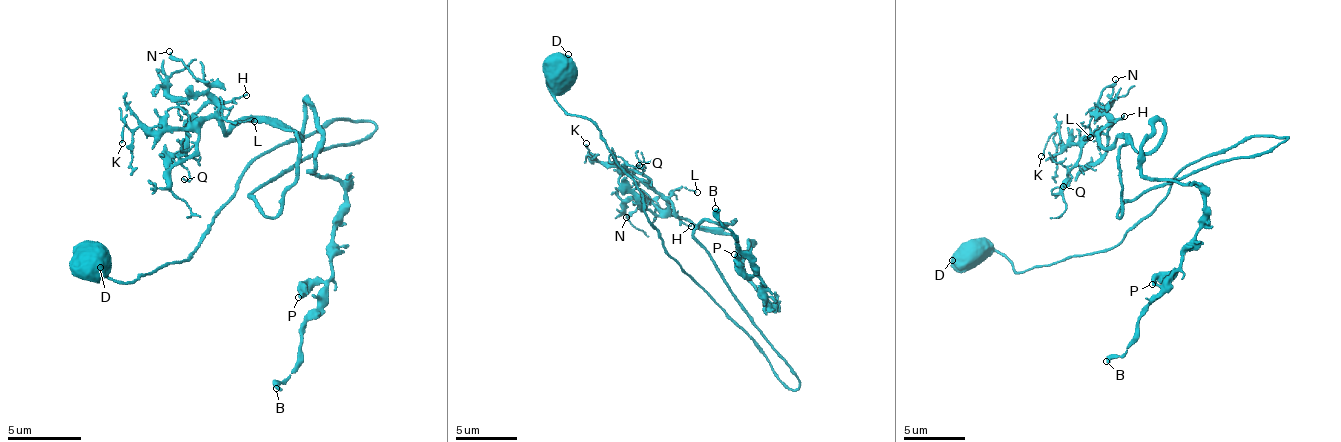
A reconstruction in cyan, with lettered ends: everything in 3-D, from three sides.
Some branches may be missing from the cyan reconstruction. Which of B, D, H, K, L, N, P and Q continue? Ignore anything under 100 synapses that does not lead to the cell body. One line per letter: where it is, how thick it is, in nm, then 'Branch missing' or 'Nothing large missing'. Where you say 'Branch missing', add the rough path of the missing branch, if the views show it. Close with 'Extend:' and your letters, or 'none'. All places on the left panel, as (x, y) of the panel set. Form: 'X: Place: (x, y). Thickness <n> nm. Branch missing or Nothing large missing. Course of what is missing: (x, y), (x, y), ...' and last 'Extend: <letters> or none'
B: Place: (276, 388). Thickness 380 nm. Nothing large missing
D: Place: (100, 267). Thickness 950 nm. Nothing large missing
H: Place: (246, 95). Thickness 90 nm. Nothing large missing
K: Place: (122, 143). Thickness 100 nm. Nothing large missing
L: Place: (254, 121). Thickness 80 nm. Nothing large missing
N: Place: (169, 51). Thickness 170 nm. Nothing large missing
P: Place: (298, 297). Thickness 460 nm. Nothing large missing
Q: Place: (184, 179). Thickness 140 nm. Nothing large missing
Extend: none

